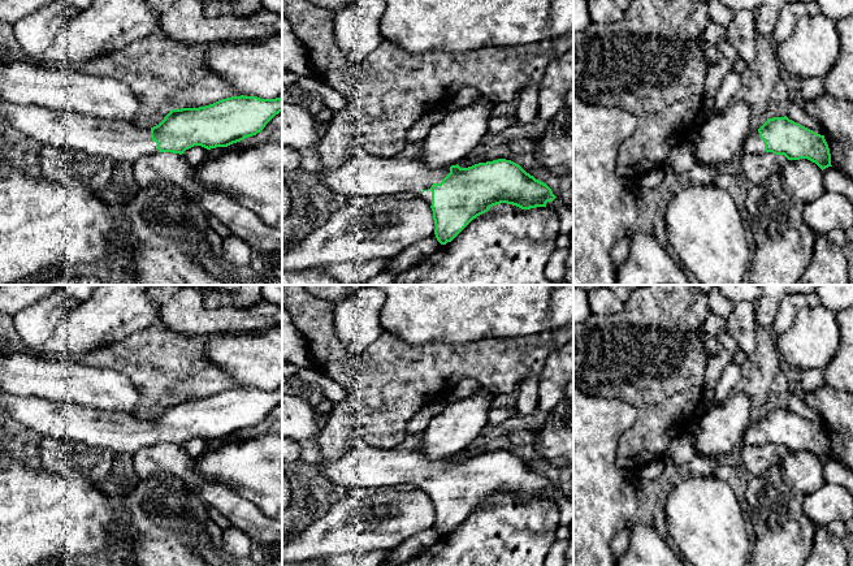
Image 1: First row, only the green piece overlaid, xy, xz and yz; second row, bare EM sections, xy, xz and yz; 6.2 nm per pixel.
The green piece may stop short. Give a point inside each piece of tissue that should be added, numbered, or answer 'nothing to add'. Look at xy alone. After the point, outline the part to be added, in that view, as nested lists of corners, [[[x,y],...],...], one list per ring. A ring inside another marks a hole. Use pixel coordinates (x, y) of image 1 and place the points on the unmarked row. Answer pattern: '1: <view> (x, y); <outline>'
1: xy (120, 432); [[[0,390],[0,405],[23,427],[42,436],[77,441],[114,453],[134,454],[159,444],[151,420],[39,397],[17,397]]]

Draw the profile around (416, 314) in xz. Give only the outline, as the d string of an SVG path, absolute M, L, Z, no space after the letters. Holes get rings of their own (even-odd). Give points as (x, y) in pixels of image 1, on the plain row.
M303 285L311 294L334 306L350 298L359 286L377 288L385 294L378 315L381 327L411 345L507 340L573 323L573 285Z

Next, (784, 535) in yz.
M776 466L762 476L752 475L741 467L739 476L745 483L748 520L755 533L749 566L802 566L811 553L817 528L801 509L805 494L788 485Z

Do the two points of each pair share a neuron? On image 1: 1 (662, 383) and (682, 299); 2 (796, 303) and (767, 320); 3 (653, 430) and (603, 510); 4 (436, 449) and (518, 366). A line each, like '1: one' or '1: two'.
1: one
2: two
3: two
4: two

